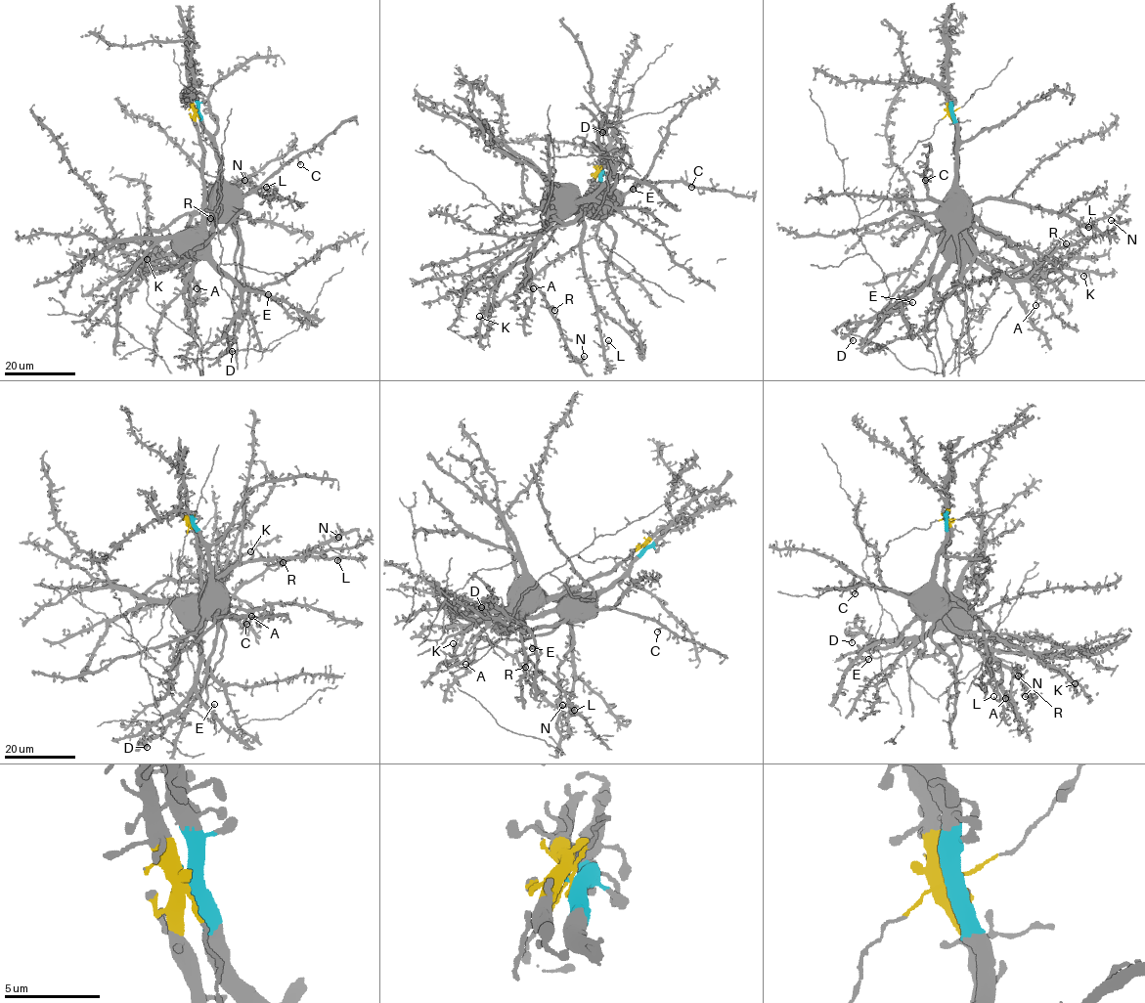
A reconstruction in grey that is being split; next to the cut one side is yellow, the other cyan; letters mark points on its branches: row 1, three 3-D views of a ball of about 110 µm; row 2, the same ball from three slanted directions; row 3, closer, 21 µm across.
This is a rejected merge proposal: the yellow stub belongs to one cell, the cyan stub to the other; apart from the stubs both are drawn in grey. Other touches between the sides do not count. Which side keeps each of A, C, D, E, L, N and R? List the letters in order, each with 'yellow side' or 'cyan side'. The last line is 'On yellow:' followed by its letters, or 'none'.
A: yellow side
C: cyan side
D: yellow side
E: yellow side
L: yellow side
N: yellow side
R: yellow side
On yellow: A, D, E, L, N, R

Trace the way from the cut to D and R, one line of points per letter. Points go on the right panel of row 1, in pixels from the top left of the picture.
D: (951, 112), (955, 132), (959, 207), (959, 235), (952, 259), (937, 274), (863, 321), (849, 334), (853, 340)
R: (951, 112), (961, 226), (974, 243), (974, 256), (1009, 278), (1026, 278), (1056, 249), (1065, 249), (1067, 243)

